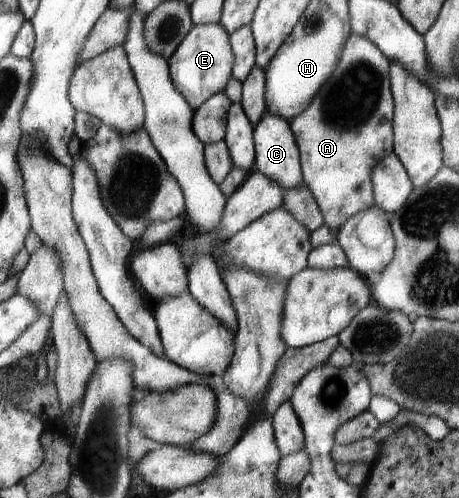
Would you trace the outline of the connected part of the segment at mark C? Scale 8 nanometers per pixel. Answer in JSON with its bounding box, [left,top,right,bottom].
[253,113,304,190]

